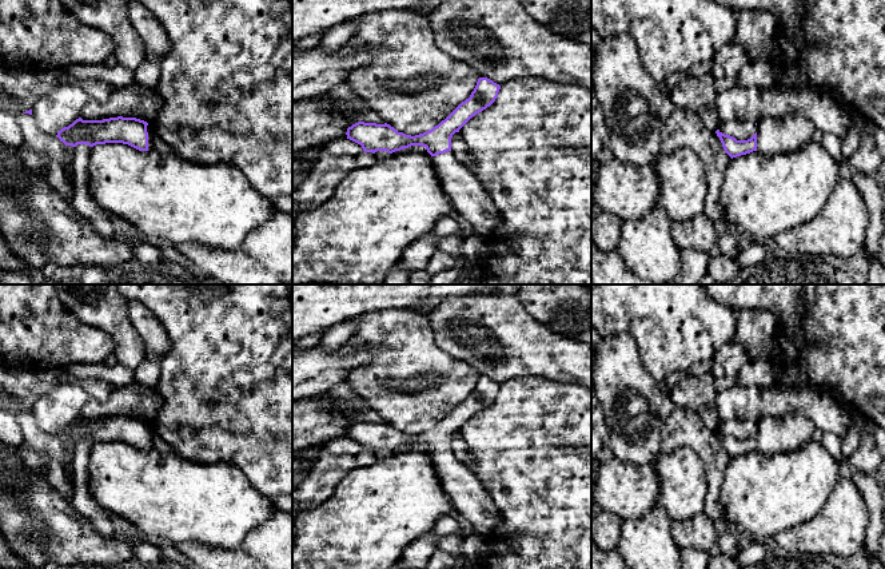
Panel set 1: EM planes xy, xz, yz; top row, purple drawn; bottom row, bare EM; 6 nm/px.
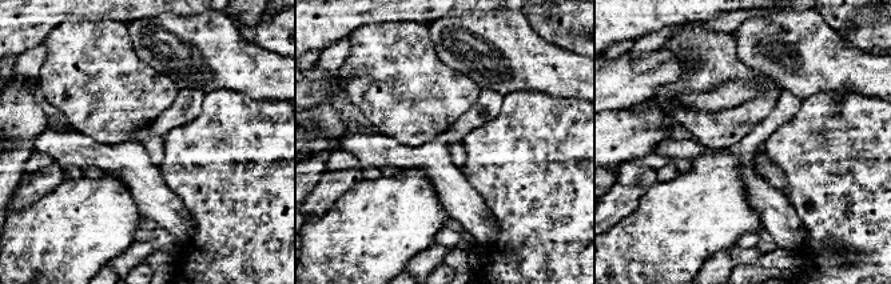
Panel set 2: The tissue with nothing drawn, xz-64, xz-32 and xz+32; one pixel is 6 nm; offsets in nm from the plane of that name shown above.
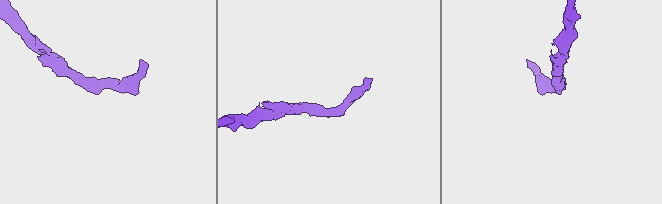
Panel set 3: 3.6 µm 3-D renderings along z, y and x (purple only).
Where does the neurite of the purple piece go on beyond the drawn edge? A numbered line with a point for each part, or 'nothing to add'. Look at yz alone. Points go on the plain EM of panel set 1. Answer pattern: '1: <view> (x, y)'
1: yz (778, 434)

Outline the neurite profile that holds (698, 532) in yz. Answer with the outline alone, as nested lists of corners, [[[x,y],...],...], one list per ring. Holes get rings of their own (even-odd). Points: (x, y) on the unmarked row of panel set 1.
[[[705,512],[685,521],[671,521],[671,536],[681,552],[699,549],[711,553],[718,544],[714,522]]]

